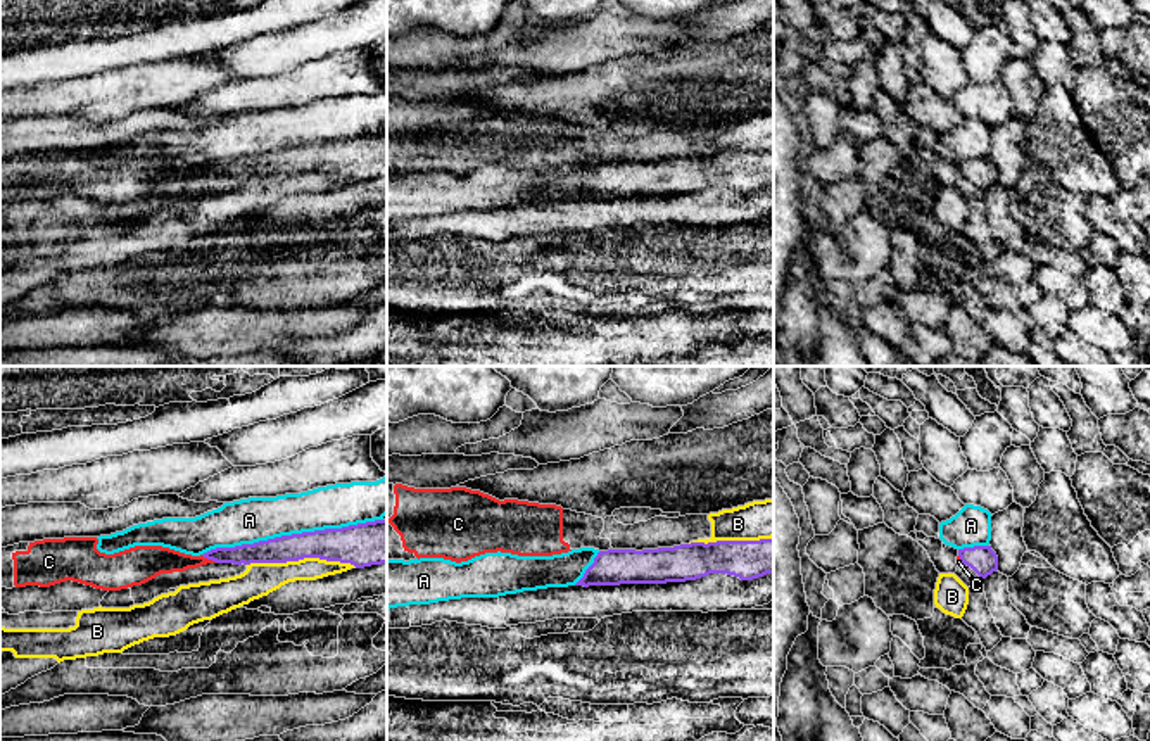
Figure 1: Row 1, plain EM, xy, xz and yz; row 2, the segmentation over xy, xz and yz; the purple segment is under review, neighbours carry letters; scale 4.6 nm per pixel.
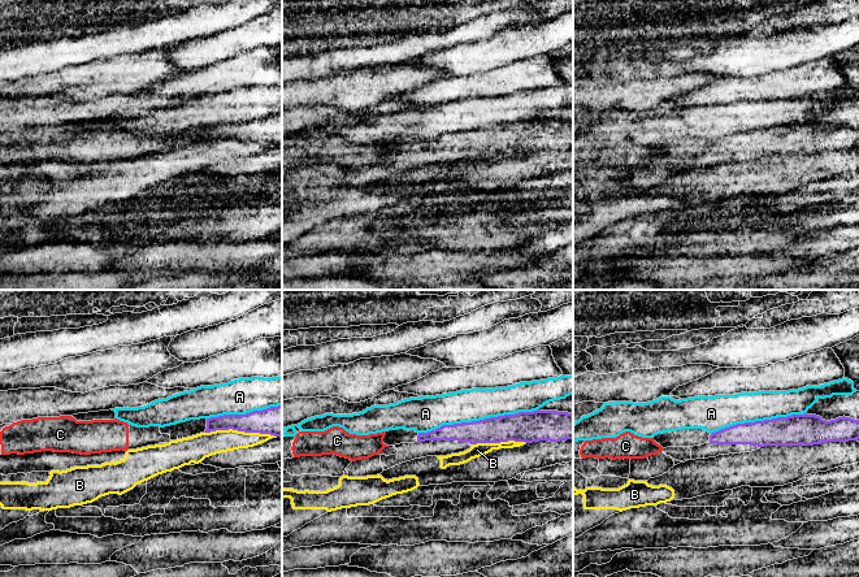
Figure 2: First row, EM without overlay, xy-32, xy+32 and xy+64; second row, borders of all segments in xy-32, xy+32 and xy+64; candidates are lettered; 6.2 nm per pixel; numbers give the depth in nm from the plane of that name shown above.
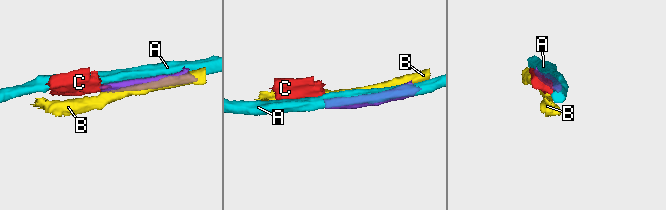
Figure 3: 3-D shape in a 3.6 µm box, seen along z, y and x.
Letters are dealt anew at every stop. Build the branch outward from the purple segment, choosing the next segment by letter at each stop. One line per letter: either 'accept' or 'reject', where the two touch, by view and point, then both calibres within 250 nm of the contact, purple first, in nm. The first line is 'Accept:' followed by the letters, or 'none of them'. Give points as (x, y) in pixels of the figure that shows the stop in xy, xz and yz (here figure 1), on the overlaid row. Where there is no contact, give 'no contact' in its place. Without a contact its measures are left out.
Accept: none of them
A: reject; meets purple in xy at (292, 534); 160 nm thick on the purple side, 200 nm on the other
B: reject; meets purple in xy at (303, 558); 180 nm thick on the purple side, 160 nm on the other
C: reject; meets purple in xy at (209, 558); 100 nm thick on the purple side, 140 nm on the other

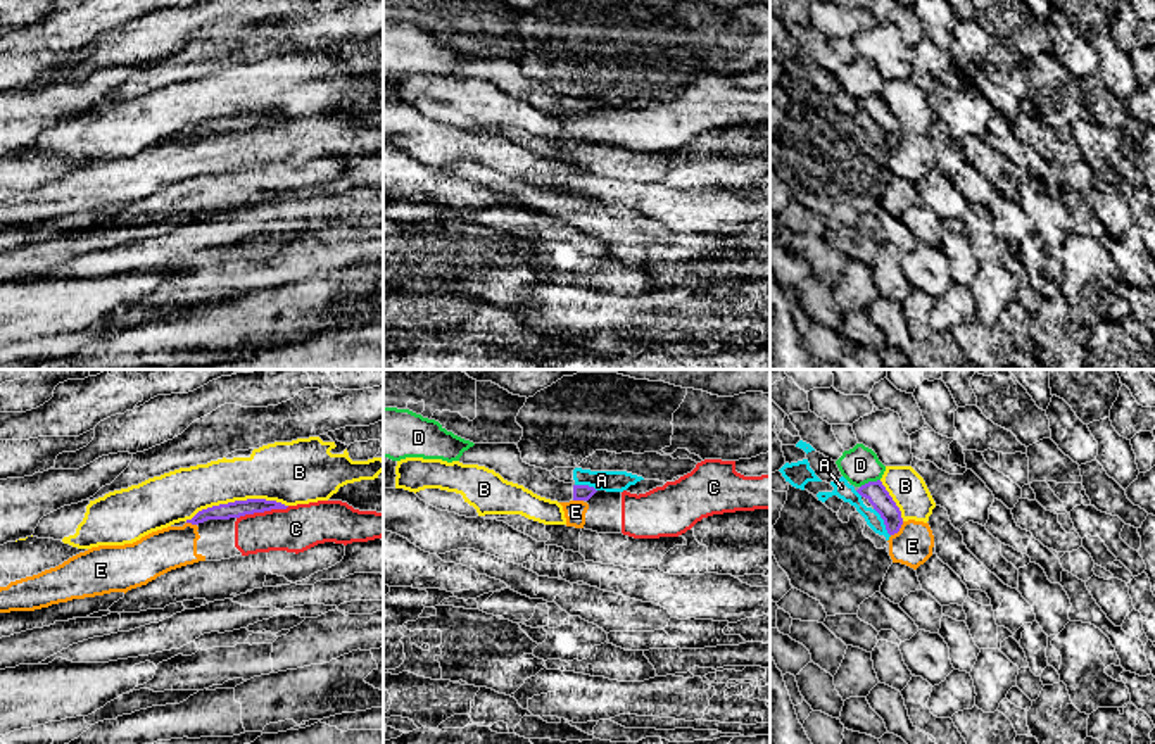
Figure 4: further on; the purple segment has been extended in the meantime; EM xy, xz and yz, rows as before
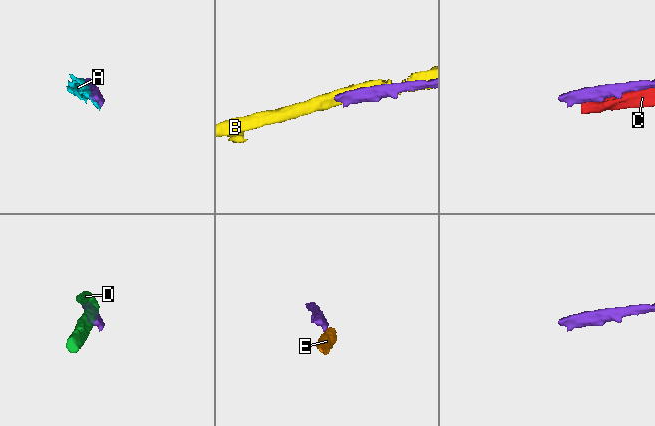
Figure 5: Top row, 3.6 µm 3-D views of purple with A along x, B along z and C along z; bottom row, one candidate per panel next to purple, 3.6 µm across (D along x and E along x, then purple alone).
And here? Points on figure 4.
Accept: none of them
A: reject; meets purple in yz at (884, 522); 100 nm thick on the purple side, 80 nm on the other
B: reject; meets purple in xy at (235, 501); 80 nm thick on the purple side, 280 nm on the other
C: reject; meets purple in xy at (263, 511); 80 nm thick on the purple side, 220 nm on the other
D: reject; meets purple in yz at (869, 482); 100 nm thick on the purple side, 180 nm on the other
E: reject; meets purple in yz at (898, 530); 100 nm thick on the purple side, 190 nm on the other

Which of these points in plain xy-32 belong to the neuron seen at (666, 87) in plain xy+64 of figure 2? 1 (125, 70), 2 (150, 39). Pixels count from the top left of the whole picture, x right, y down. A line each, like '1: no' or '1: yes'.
1: yes
2: no

